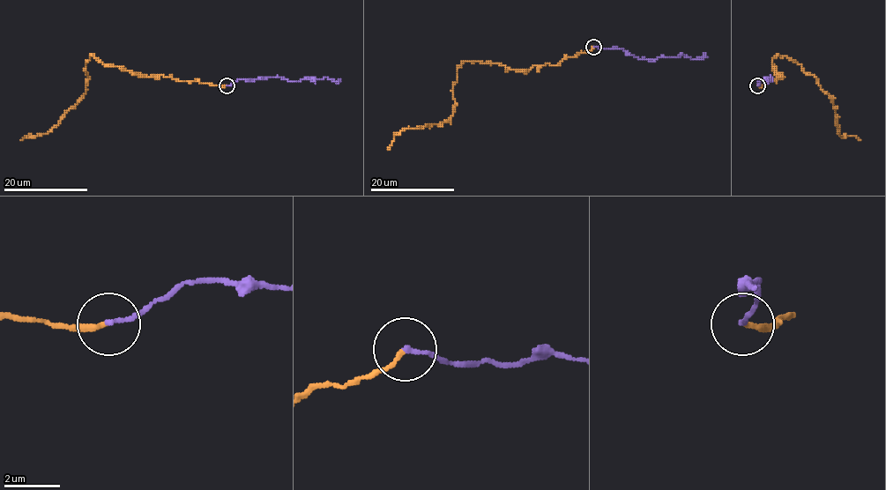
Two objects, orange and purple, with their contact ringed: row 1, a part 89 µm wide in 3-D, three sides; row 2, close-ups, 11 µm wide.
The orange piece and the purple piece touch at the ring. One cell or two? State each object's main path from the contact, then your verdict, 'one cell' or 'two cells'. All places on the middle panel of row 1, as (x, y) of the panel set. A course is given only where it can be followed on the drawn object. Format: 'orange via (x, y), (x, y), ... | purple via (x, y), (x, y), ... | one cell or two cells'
orange via (593, 47), (528, 71), (466, 61), (457, 69), (453, 115), (405, 128), (393, 134), (388, 149) | purple via (593, 47), (620, 48), (639, 58), (654, 61), (661, 56), (702, 57), (704, 53) | one cell

